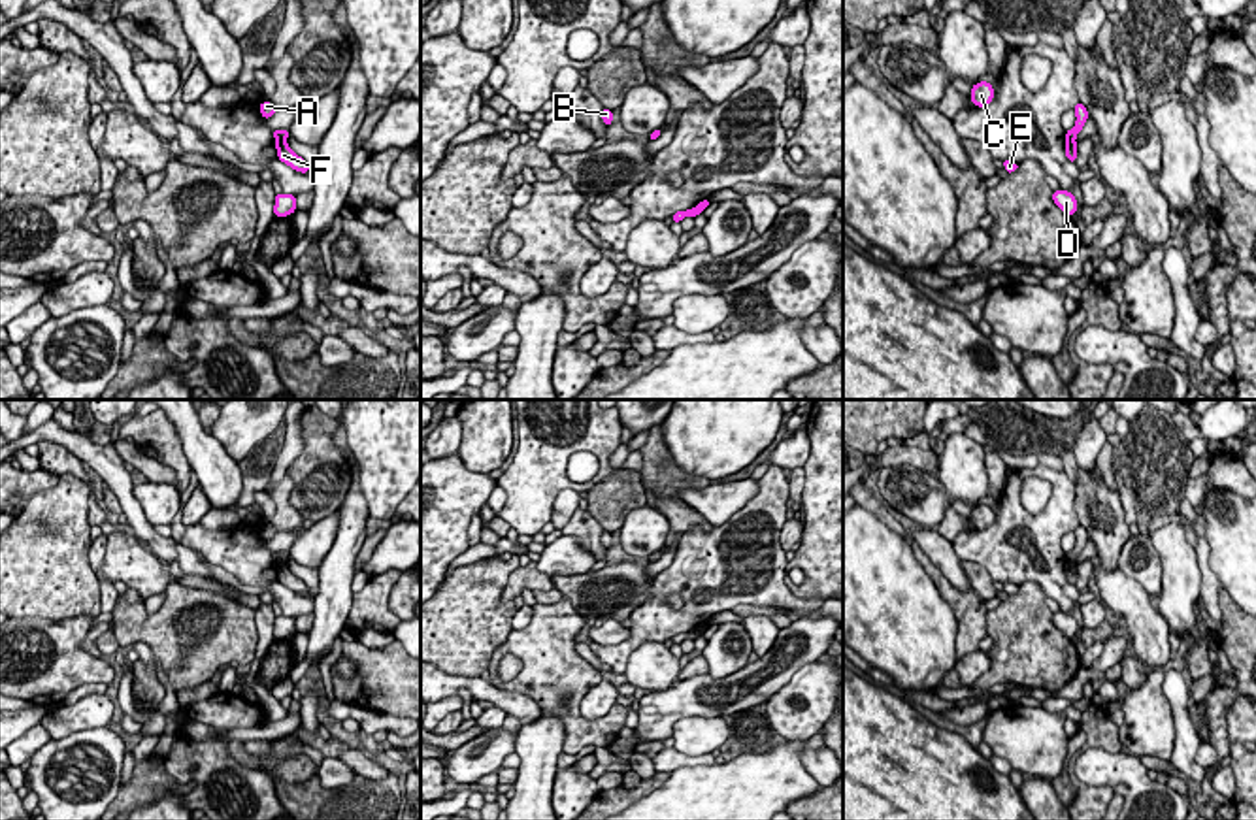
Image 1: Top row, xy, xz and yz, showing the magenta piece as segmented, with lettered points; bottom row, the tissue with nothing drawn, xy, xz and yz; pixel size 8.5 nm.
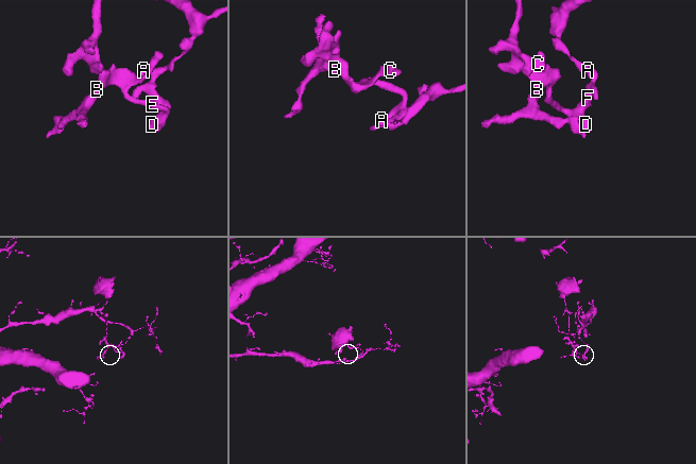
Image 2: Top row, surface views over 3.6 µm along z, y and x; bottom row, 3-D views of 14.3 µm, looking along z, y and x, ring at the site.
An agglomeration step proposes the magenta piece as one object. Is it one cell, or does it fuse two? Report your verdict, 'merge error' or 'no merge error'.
merge error

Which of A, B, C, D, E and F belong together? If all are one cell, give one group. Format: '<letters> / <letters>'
A / B C D E F

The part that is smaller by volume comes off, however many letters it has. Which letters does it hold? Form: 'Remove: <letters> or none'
Remove: B, C, D, E, F

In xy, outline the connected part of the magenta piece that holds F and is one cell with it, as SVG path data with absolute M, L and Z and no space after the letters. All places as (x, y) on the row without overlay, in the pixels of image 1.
M275 562L275 571L279 582L287 588L302 596L309 594L309 586L289 569L287 562Z

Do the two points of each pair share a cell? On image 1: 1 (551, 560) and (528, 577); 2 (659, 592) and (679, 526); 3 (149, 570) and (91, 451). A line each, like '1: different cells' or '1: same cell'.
1: different cells
2: different cells
3: different cells

